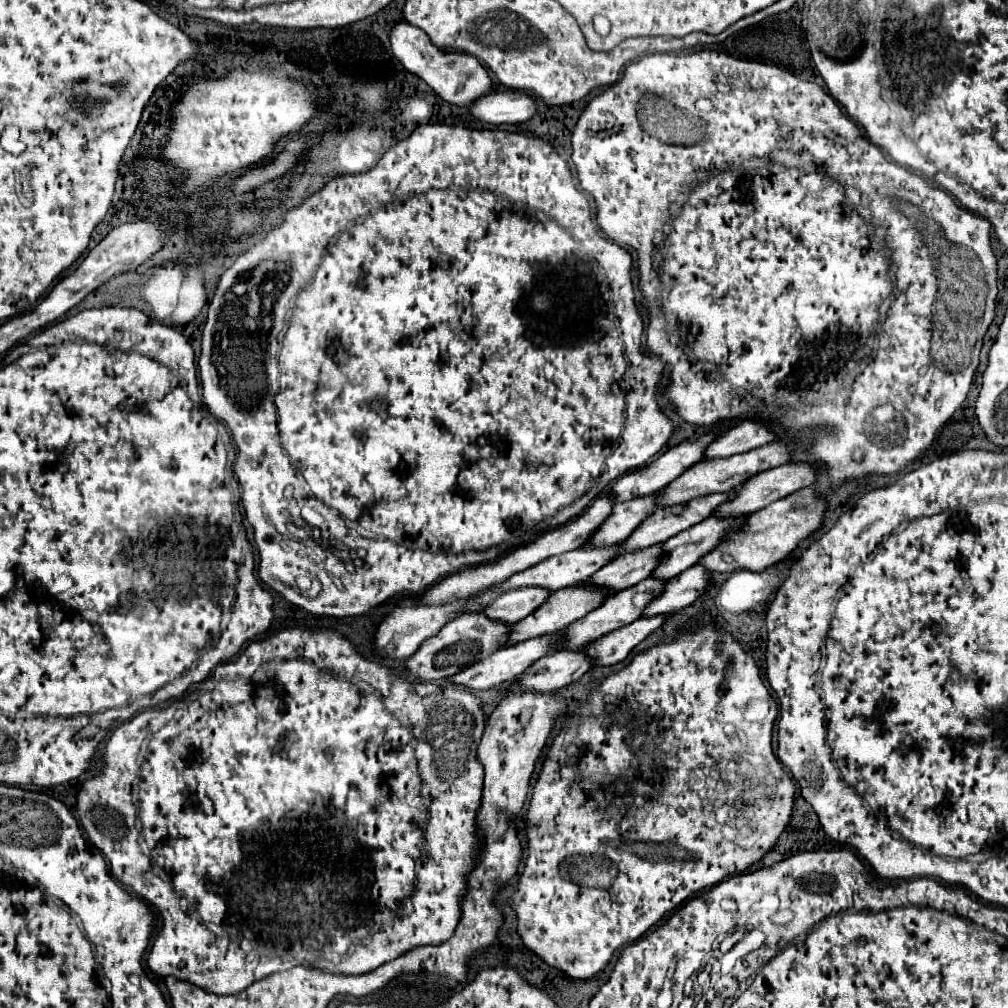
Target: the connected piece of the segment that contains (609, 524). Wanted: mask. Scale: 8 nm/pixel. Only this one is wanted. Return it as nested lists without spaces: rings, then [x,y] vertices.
[[[653,493],[645,495],[645,497],[637,497],[625,503],[617,503],[613,507],[613,515],[609,515],[609,519],[605,519],[605,523],[601,523],[601,527],[597,527],[593,539],[587,539],[585,545],[591,547],[601,547],[601,543],[605,545],[615,545],[621,543],[621,539],[625,541],[625,537],[629,537],[633,533],[633,529],[641,523],[641,519],[649,517],[649,513],[655,511],[655,501],[653,501]]]

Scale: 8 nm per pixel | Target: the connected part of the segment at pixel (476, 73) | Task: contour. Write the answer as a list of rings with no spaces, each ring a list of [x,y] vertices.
[[[395,23],[389,31],[389,41],[391,41],[393,55],[403,63],[403,67],[415,73],[417,77],[421,77],[447,103],[465,107],[465,105],[471,105],[473,99],[491,91],[491,77],[477,59],[465,53],[447,53],[433,47],[427,35],[409,23]]]

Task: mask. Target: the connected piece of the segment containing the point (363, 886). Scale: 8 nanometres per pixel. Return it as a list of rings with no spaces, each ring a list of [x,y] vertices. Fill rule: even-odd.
[[[291,627],[291,629],[283,629],[283,631],[281,631],[281,633],[277,633],[277,635],[273,635],[273,637],[269,637],[269,639],[265,639],[265,641],[257,641],[257,643],[251,643],[251,645],[249,645],[249,647],[247,647],[247,649],[245,649],[245,650],[244,650],[244,651],[243,651],[243,652],[242,652],[242,653],[241,653],[241,654],[240,654],[240,656],[239,656],[239,658],[238,658],[238,659],[237,659],[237,661],[239,661],[239,663],[240,663],[240,676],[239,676],[239,679],[225,679],[225,678],[229,678],[229,677],[234,677],[234,676],[235,676],[235,675],[222,675],[222,665],[221,665],[221,666],[220,666],[220,667],[221,667],[221,670],[220,670],[220,671],[221,671],[221,672],[220,672],[220,673],[221,673],[221,676],[222,676],[222,678],[223,678],[223,679],[221,679],[221,681],[219,681],[219,683],[217,683],[217,685],[215,685],[215,689],[213,689],[213,691],[203,691],[203,693],[201,693],[201,695],[199,695],[199,697],[197,697],[197,701],[193,701],[193,703],[191,703],[191,705],[189,705],[189,707],[187,707],[187,709],[178,709],[178,707],[177,707],[177,708],[176,708],[176,709],[174,709],[174,712],[173,712],[173,713],[172,713],[172,718],[171,718],[171,719],[170,719],[170,723],[167,723],[167,724],[166,724],[166,722],[167,722],[167,718],[168,718],[168,722],[169,722],[169,712],[168,712],[168,715],[167,715],[167,713],[166,713],[166,711],[165,711],[165,710],[163,710],[163,709],[160,709],[160,708],[150,708],[150,709],[146,709],[146,710],[145,710],[145,711],[143,711],[143,712],[141,712],[141,713],[139,713],[139,715],[135,715],[135,717],[133,717],[133,719],[129,719],[129,721],[125,721],[125,723],[123,723],[123,725],[119,725],[119,727],[117,727],[117,729],[115,729],[115,731],[113,731],[113,735],[111,735],[111,737],[109,737],[109,741],[107,741],[107,749],[105,749],[105,757],[103,757],[103,763],[101,763],[101,767],[99,767],[99,773],[97,773],[97,775],[95,775],[95,779],[89,779],[89,781],[85,781],[85,783],[83,783],[83,787],[81,787],[81,791],[79,791],[79,797],[77,797],[77,817],[79,817],[79,823],[81,823],[81,825],[83,825],[83,829],[85,829],[85,833],[87,833],[87,837],[89,837],[89,839],[91,839],[91,843],[93,843],[93,845],[95,845],[95,847],[99,847],[99,849],[101,849],[101,853],[103,853],[103,855],[105,855],[105,857],[107,857],[107,859],[109,859],[109,865],[111,865],[111,873],[113,873],[113,877],[115,877],[115,879],[117,879],[117,881],[121,881],[121,883],[123,883],[123,885],[127,885],[127,887],[131,887],[131,889],[133,889],[133,891],[135,891],[135,893],[137,893],[137,895],[141,895],[141,897],[143,897],[143,899],[145,899],[145,901],[147,901],[147,903],[149,903],[149,905],[151,905],[151,907],[153,907],[153,909],[155,909],[155,911],[157,911],[157,913],[159,913],[159,921],[161,921],[161,925],[159,925],[159,927],[157,927],[157,935],[155,935],[155,941],[153,941],[153,947],[151,947],[151,953],[149,953],[149,959],[147,959],[147,965],[149,965],[149,969],[151,969],[151,971],[153,971],[153,973],[157,973],[157,975],[161,975],[161,977],[167,977],[167,975],[173,975],[173,977],[177,977],[177,979],[187,979],[187,981],[191,981],[191,983],[195,983],[195,985],[199,985],[199,987],[203,987],[203,989],[209,989],[209,991],[211,991],[211,993],[217,993],[217,995],[229,995],[229,993],[239,993],[239,991],[243,991],[243,989],[245,989],[245,987],[249,987],[249,985],[251,985],[251,983],[255,983],[255,981],[259,981],[259,979],[263,979],[263,977],[269,977],[269,975],[271,975],[271,973],[277,973],[277,971],[285,971],[285,969],[291,969],[291,967],[297,967],[297,965],[313,965],[313,967],[317,967],[317,969],[325,969],[325,971],[331,971],[331,973],[347,973],[347,975],[357,975],[357,973],[367,973],[367,971],[373,971],[373,969],[375,969],[375,967],[379,967],[379,965],[383,965],[383,963],[387,963],[387,961],[391,961],[391,959],[395,959],[395,957],[399,957],[399,955],[401,955],[401,953],[407,953],[407,951],[409,951],[409,949],[415,949],[415,947],[419,947],[419,945],[441,945],[441,943],[445,943],[445,941],[447,941],[447,939],[449,939],[449,935],[453,935],[453,931],[455,931],[455,927],[457,927],[457,923],[459,923],[459,917],[461,917],[461,907],[459,907],[459,901],[461,901],[461,899],[463,899],[463,895],[465,895],[465,875],[467,875],[467,873],[469,873],[469,871],[471,871],[471,869],[473,869],[473,867],[475,867],[475,859],[477,859],[477,849],[479,849],[479,839],[477,839],[477,835],[475,835],[475,811],[477,811],[477,809],[479,809],[479,803],[481,803],[481,775],[483,775],[483,771],[481,771],[481,763],[477,763],[477,753],[475,753],[475,743],[479,743],[479,741],[481,741],[481,735],[483,735],[483,729],[485,729],[485,719],[483,719],[483,711],[481,711],[481,705],[479,705],[479,697],[477,697],[477,695],[473,695],[473,693],[471,693],[471,691],[467,691],[467,689],[463,689],[463,687],[457,687],[457,685],[449,685],[449,687],[441,687],[441,685],[435,685],[435,683],[417,683],[417,681],[409,681],[409,679],[403,679],[403,677],[401,677],[401,675],[397,675],[397,673],[393,673],[393,671],[389,671],[389,669],[387,669],[387,667],[381,667],[381,665],[379,665],[379,663],[377,663],[377,661],[375,661],[375,659],[367,659],[367,657],[361,657],[361,655],[359,655],[359,653],[357,653],[357,649],[355,649],[355,645],[353,645],[353,643],[351,643],[351,641],[349,641],[349,639],[345,639],[345,637],[343,637],[343,635],[341,635],[341,633],[337,633],[337,631],[333,631],[333,629],[305,629],[305,627]],[[247,665],[253,665],[253,667],[259,667],[259,665],[261,665],[261,667],[259,667],[259,669],[257,669],[257,671],[255,671],[255,673],[253,673],[253,675],[251,675],[251,677],[249,677],[249,679],[247,679]],[[265,665],[267,665],[267,677],[265,677],[265,675],[261,675],[261,671],[263,671],[263,667],[265,667]],[[416,738],[417,738],[417,741],[419,741],[419,743],[425,743],[425,754],[430,754],[430,755],[431,755],[431,761],[419,761],[419,763],[421,763],[421,777],[419,777],[419,771],[418,771],[418,760],[417,760],[417,759],[415,759],[415,751],[413,751],[413,747],[411,747],[411,742],[412,742],[412,740],[416,740]],[[421,783],[425,783],[425,785],[427,785],[427,787],[429,787],[429,795],[431,795],[431,805],[429,805],[429,823],[427,823],[427,809],[425,809],[425,805],[423,805],[423,799],[421,799],[421,795],[419,795],[419,787],[421,787]],[[139,821],[141,821],[141,825],[143,825],[143,839],[145,839],[145,843],[147,843],[147,847],[141,847],[141,843],[139,843],[139,841],[141,841],[141,827],[139,827]],[[153,861],[155,861],[155,863],[157,863],[157,867],[159,867],[159,869],[161,869],[161,871],[153,871]],[[407,901],[411,901],[411,905],[413,905],[413,915],[417,915],[417,919],[401,919],[401,911],[405,911],[405,903],[407,903]],[[339,943],[343,943],[343,945],[347,945],[347,949],[341,949],[341,947],[339,947]],[[297,951],[317,951],[317,953],[311,953],[311,957],[309,957],[309,959],[307,959],[307,961],[293,961],[293,959],[289,959],[289,955],[291,955],[291,953],[297,953]]]

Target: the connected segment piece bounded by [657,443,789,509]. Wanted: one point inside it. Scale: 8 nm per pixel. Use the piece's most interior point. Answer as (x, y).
(719, 475)

